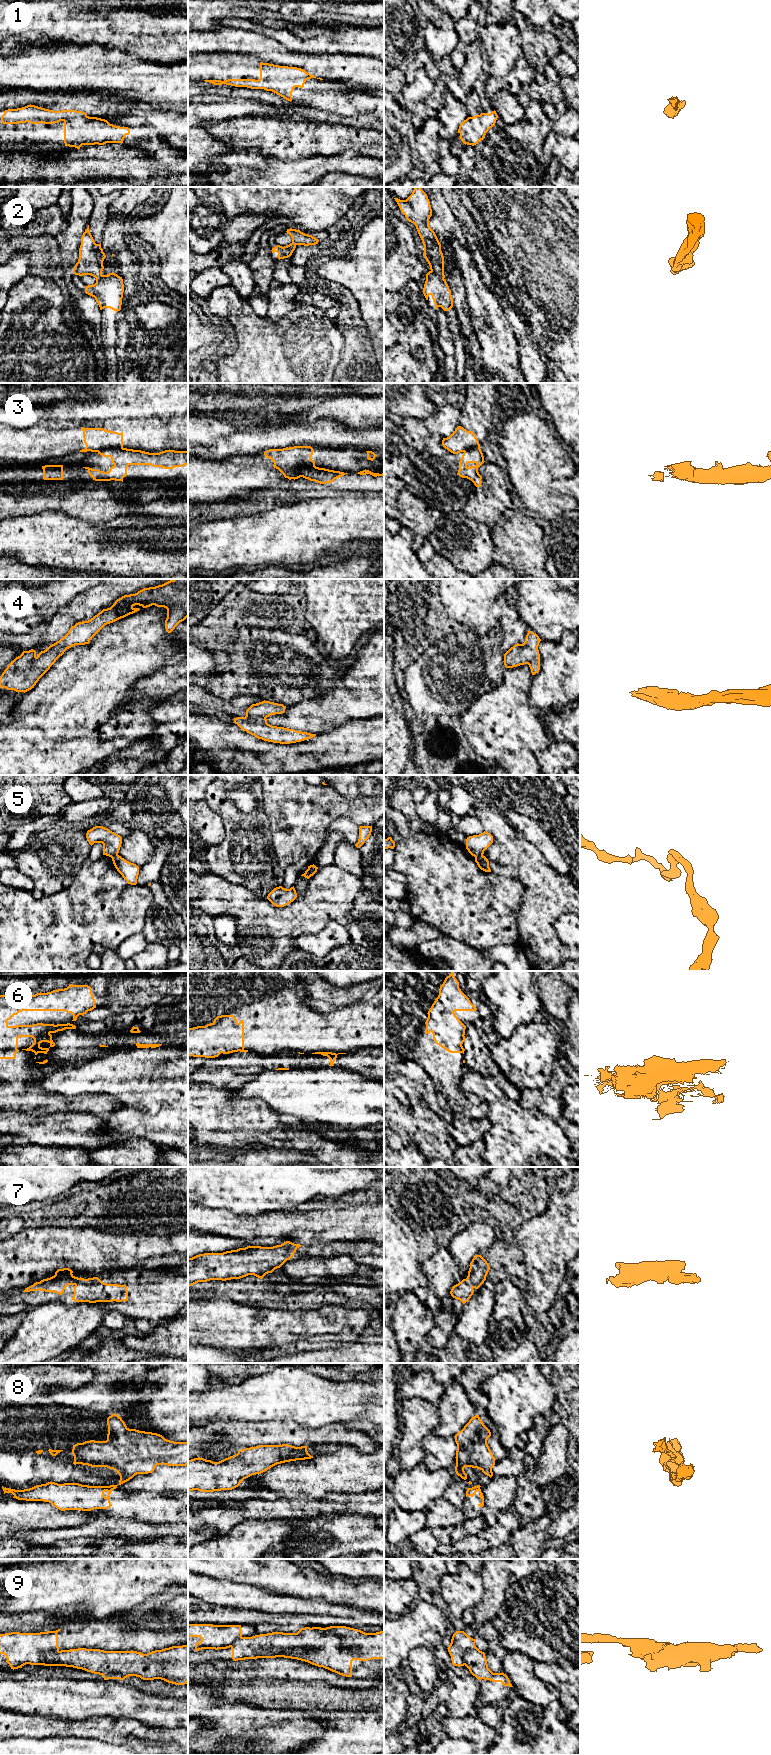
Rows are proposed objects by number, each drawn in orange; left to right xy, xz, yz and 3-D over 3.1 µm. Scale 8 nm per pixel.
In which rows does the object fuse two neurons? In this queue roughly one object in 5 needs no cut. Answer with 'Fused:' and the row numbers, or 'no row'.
Fused: 3, 5, 6, 8, 9

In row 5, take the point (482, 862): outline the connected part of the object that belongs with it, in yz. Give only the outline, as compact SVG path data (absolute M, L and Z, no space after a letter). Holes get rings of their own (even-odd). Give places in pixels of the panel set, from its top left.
M485 856L475 857L475 862L481 870L485 872L491 872L491 869L489 867L489 861Z

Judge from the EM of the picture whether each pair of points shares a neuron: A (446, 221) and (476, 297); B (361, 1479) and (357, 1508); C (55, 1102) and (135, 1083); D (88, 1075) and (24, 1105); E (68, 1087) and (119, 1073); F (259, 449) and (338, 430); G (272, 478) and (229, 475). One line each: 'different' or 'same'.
A: different
B: different
C: different
D: different
E: same
F: same
G: same

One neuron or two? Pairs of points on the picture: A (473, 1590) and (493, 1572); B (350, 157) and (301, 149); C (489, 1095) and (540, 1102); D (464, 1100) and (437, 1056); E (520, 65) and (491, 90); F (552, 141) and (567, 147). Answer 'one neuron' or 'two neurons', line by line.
A: two neurons
B: two neurons
C: two neurons
D: one neuron
E: one neuron
F: one neuron

